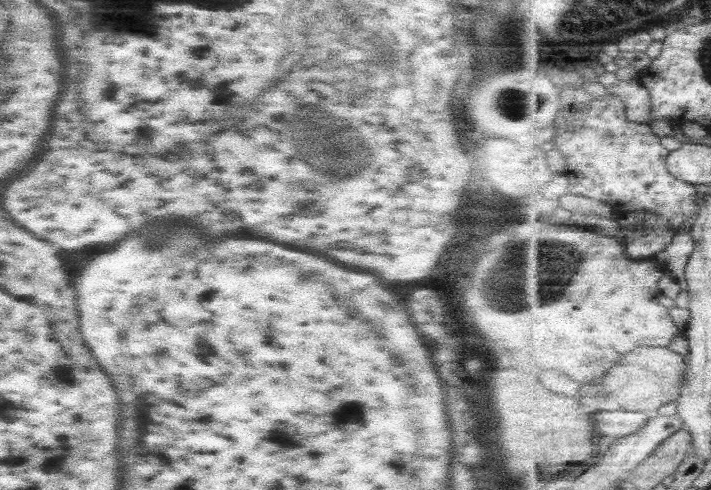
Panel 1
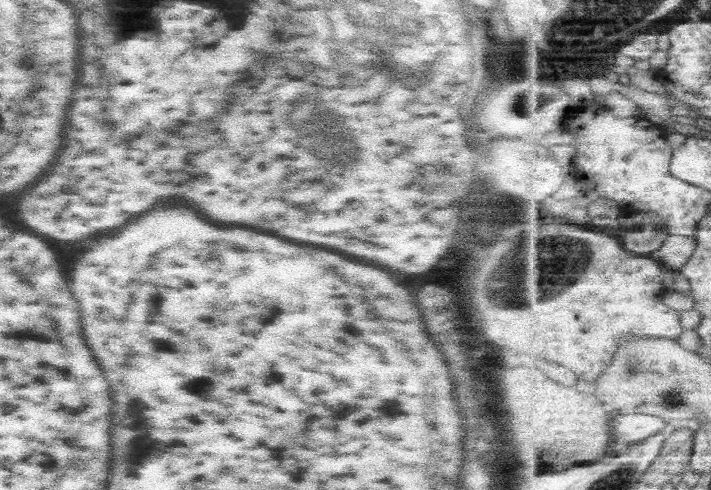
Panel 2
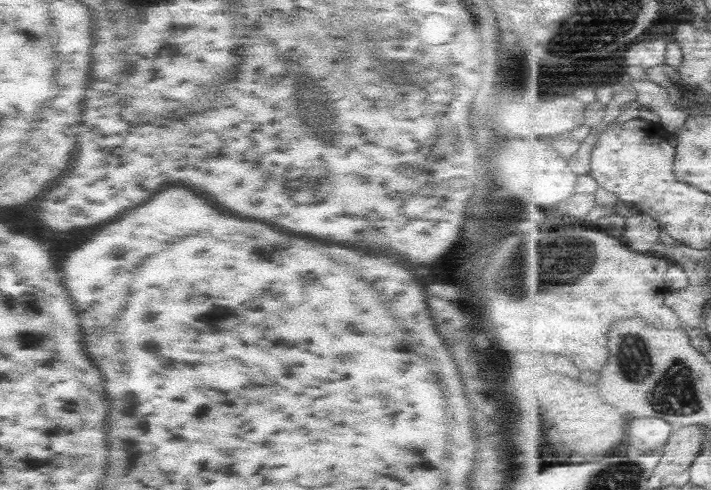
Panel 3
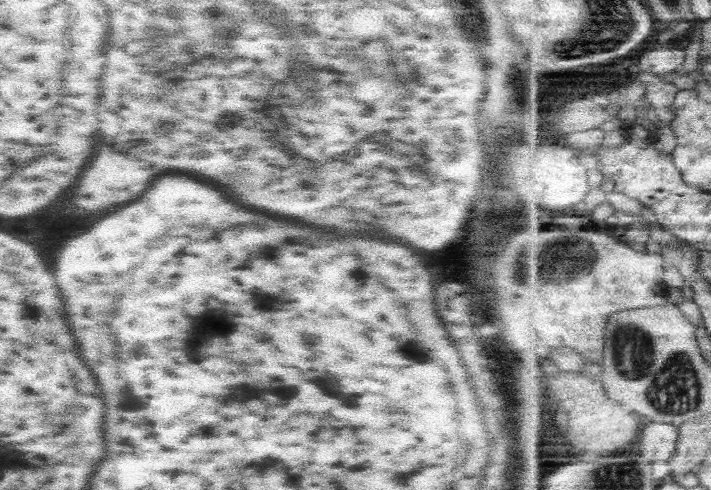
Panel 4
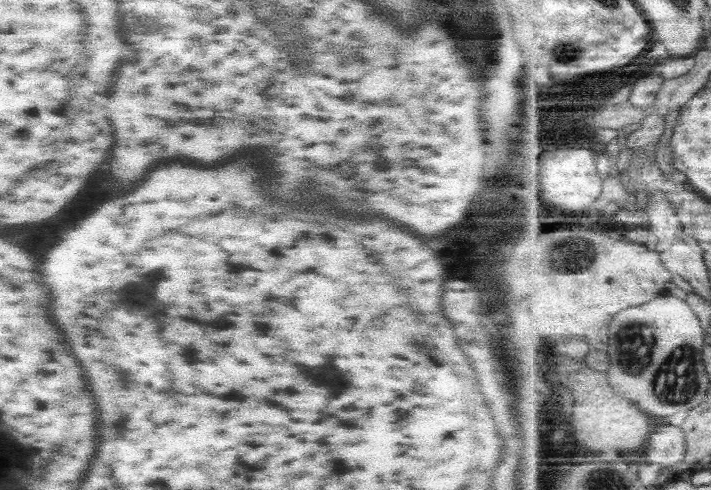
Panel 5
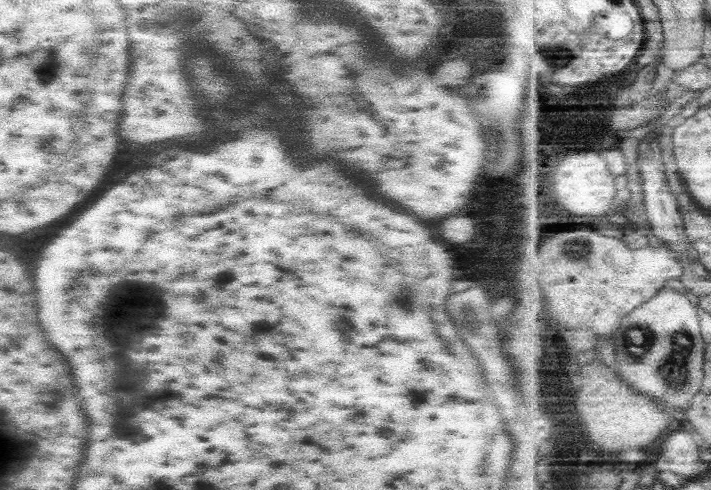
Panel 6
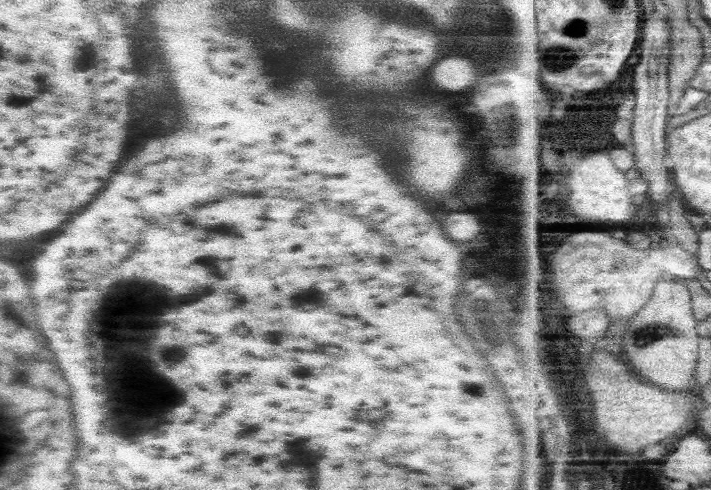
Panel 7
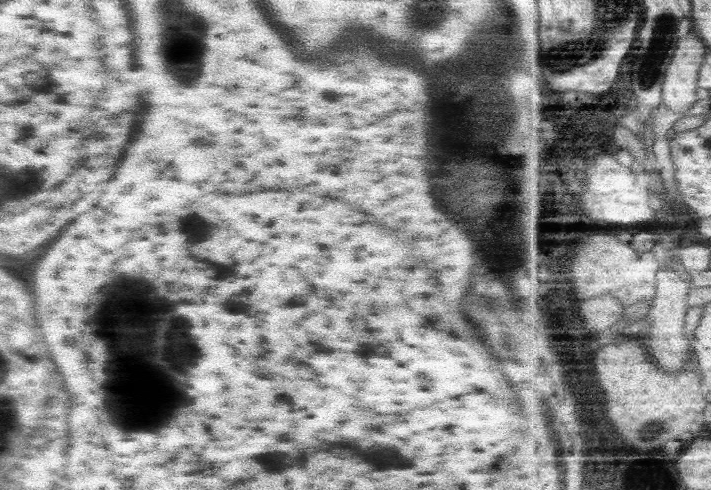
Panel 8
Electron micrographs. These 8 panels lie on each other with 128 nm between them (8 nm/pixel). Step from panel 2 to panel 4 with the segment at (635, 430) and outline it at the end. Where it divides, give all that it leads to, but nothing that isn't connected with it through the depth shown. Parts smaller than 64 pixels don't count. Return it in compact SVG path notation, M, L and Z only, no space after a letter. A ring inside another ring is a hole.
M649 422L649 426L643 430L641 436L642 456L647 461L666 467L666 463L677 449L677 439L679 439L679 427L674 424Z

